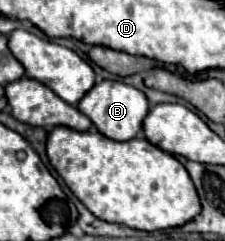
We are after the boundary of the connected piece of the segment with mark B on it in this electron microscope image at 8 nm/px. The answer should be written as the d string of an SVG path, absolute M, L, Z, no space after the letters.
M102 81L96 83L86 95L84 99L78 103L78 109L90 117L90 121L98 127L98 131L102 135L106 135L108 139L114 141L130 141L134 137L140 135L142 131L142 121L150 111L150 101L146 99L146 95L122 81Z

